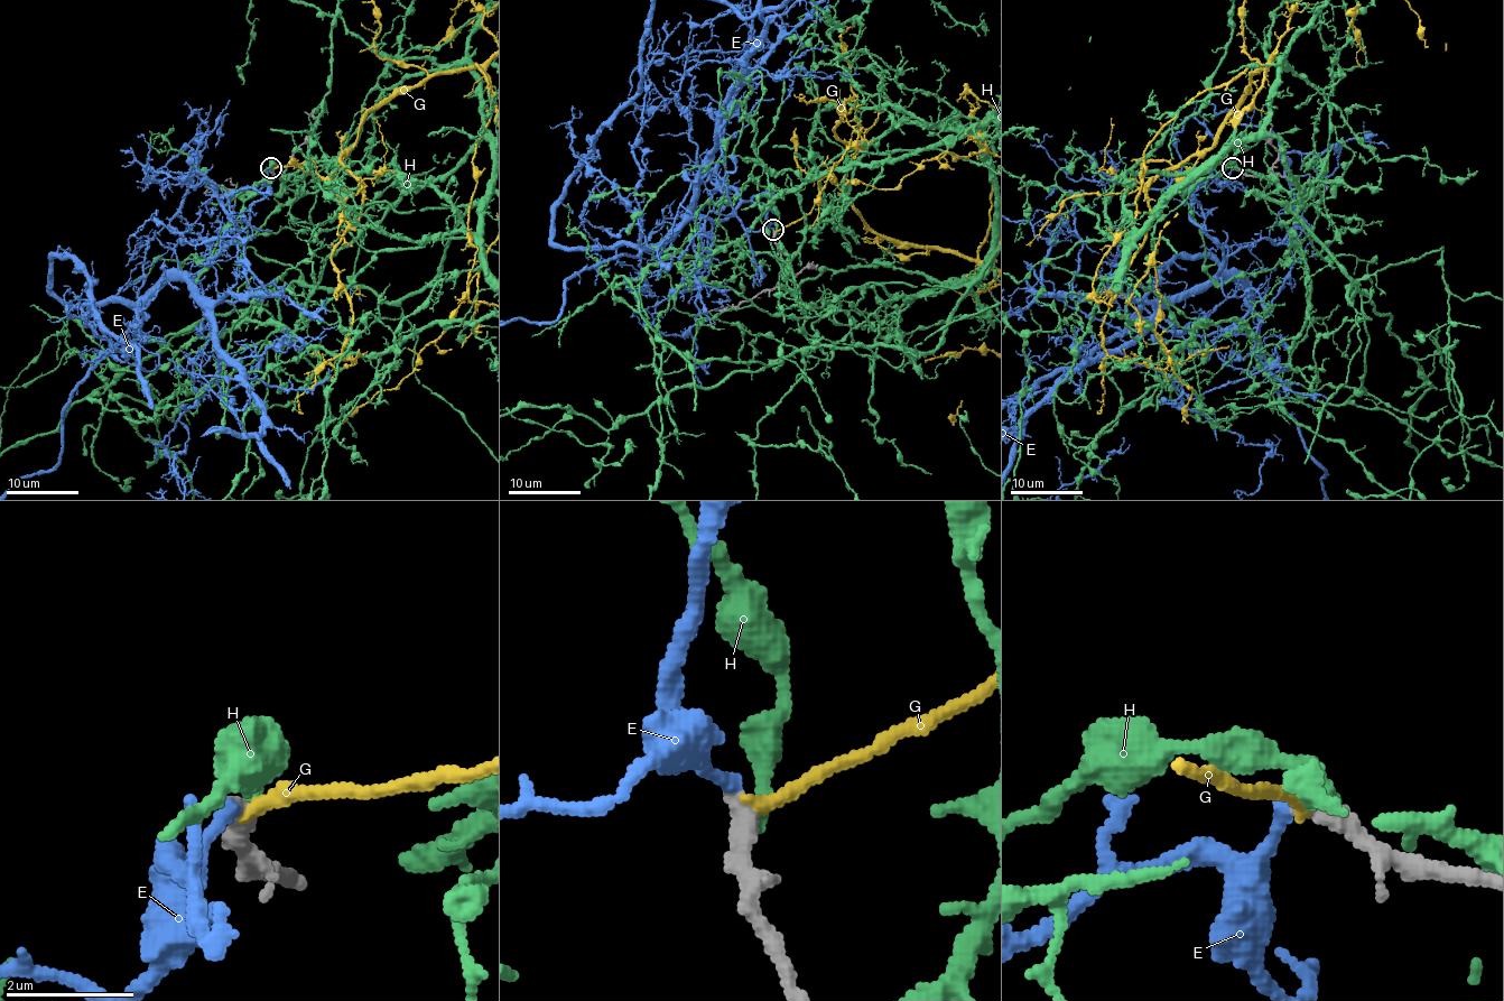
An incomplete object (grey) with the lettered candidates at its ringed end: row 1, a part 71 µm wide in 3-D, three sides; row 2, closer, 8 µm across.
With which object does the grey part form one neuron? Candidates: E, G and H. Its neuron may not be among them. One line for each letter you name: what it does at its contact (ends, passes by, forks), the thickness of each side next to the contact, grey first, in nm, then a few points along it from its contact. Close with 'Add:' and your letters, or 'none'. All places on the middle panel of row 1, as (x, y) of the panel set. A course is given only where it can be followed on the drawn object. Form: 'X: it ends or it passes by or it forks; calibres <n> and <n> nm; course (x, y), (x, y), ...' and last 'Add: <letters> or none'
E: it ends; calibres 340 and 200 nm
Add: E

